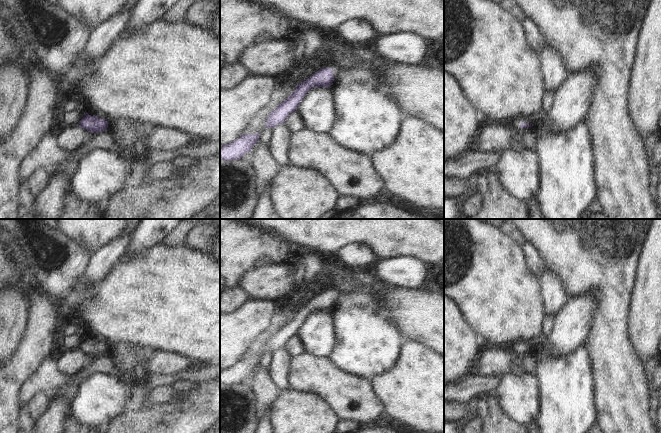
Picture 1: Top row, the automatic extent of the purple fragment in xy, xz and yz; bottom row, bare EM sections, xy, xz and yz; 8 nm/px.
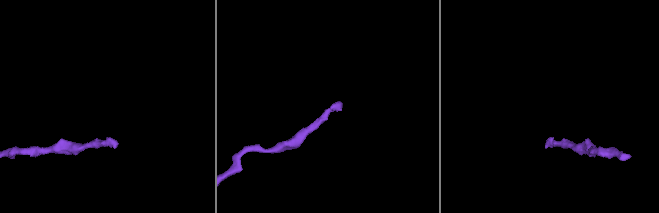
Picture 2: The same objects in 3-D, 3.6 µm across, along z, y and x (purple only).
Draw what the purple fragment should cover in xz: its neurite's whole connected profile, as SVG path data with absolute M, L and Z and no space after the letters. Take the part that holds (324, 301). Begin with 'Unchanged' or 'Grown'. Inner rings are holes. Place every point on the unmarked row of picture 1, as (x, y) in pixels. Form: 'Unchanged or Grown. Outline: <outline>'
Unchanged. Outline: M326 291L318 294L312 301L299 307L292 318L268 339L264 351L273 353L275 350L284 347L286 342L297 334L299 328L310 313L314 311L330 311L333 305L334 296L332 293Z

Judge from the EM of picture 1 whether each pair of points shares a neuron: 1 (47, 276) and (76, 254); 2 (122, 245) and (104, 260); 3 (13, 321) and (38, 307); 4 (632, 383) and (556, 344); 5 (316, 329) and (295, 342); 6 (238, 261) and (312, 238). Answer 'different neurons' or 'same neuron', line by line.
1: same neuron
2: same neuron
3: different neurons
4: different neurons
5: different neurons
6: different neurons

